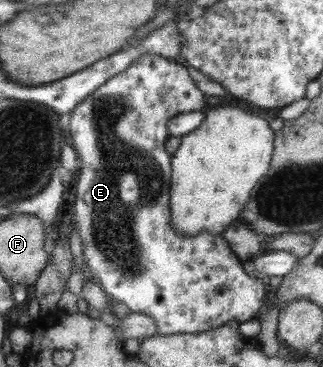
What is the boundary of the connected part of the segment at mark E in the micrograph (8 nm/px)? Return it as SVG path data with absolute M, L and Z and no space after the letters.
M144 53L138 59L132 61L126 70L118 75L111 76L110 79L102 83L96 90L90 92L84 100L76 104L76 108L68 114L70 124L68 132L72 138L72 146L76 150L78 162L78 181L76 182L76 202L74 202L74 224L78 229L78 236L81 240L81 250L83 261L88 266L91 276L100 284L102 290L108 294L110 299L122 302L131 312L140 313L154 320L155 332L157 335L184 335L197 334L205 331L212 331L214 328L222 327L228 321L237 323L252 320L256 312L262 306L264 298L264 288L260 279L252 280L245 270L242 270L238 258L230 252L228 242L224 241L221 236L209 234L208 232L198 232L195 236L181 236L172 226L172 213L170 210L170 182L171 182L171 156L166 152L164 145L170 134L168 133L168 120L180 113L192 111L201 111L200 106L204 104L204 95L190 80L186 74L186 67L178 66L178 62L170 62L167 57L158 56L156 53Z

